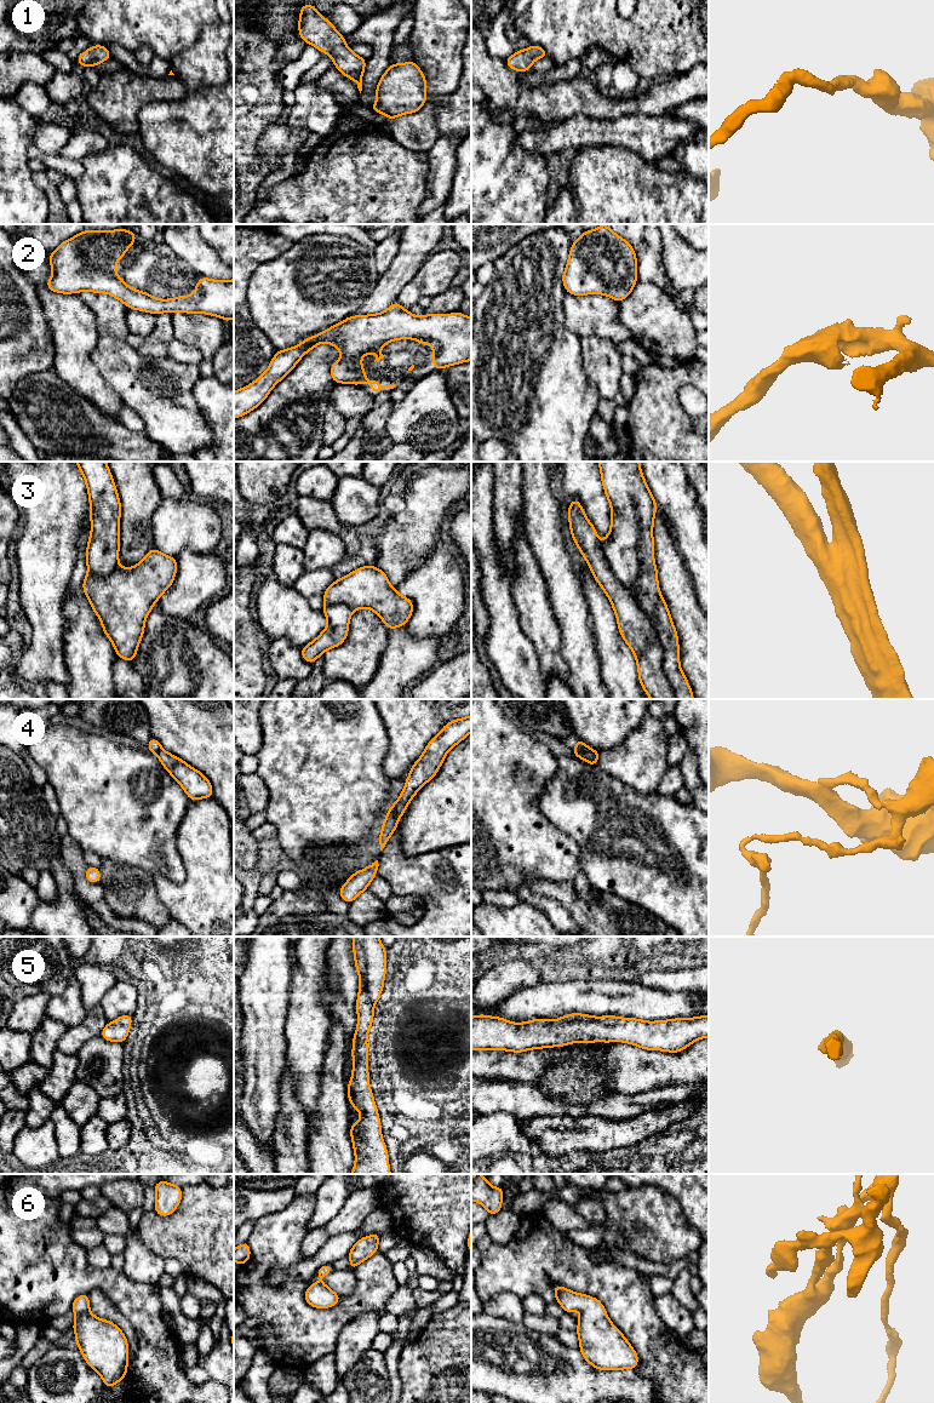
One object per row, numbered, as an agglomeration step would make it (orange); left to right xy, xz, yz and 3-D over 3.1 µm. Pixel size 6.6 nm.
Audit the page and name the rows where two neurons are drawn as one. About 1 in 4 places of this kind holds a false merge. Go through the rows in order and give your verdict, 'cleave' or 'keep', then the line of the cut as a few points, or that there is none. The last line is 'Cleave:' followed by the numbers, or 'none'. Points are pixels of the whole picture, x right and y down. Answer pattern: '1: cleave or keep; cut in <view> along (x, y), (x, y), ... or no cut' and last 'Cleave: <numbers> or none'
1: keep; no cut
2: keep; no cut
3: keep; no cut
4: cleave; cut in yz along (573, 750), (590, 750), (597, 754)
5: keep; no cut
6: keep; no cut
Cleave: 4

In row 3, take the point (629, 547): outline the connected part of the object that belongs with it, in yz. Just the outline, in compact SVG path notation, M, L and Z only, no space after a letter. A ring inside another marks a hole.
M597 462L611 504L611 529L602 544L579 499L568 505L572 538L614 609L620 636L634 652L640 683L651 699L694 699L680 665L678 635L659 590L653 525L657 502L640 462Z

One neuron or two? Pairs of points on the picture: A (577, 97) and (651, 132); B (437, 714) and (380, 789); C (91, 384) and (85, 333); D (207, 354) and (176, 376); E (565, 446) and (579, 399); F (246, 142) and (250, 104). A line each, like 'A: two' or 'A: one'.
A: two
B: two
C: one
D: two
E: one
F: one

